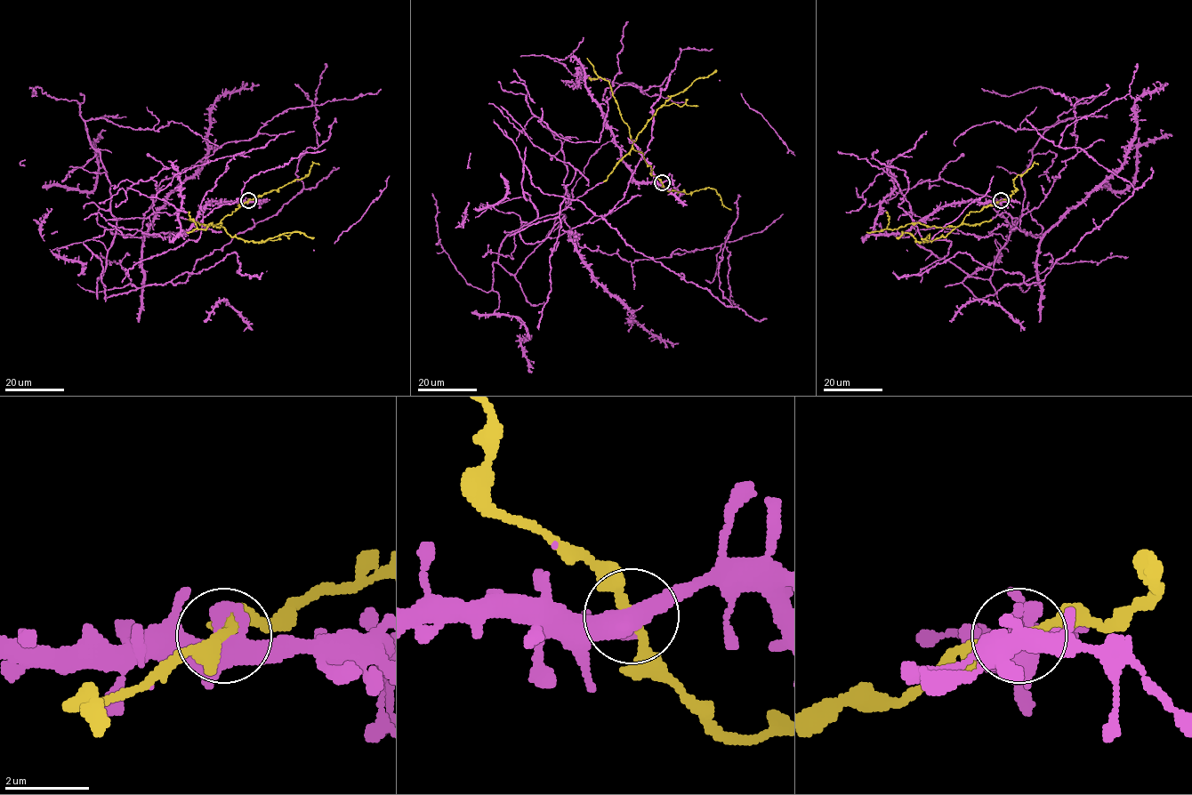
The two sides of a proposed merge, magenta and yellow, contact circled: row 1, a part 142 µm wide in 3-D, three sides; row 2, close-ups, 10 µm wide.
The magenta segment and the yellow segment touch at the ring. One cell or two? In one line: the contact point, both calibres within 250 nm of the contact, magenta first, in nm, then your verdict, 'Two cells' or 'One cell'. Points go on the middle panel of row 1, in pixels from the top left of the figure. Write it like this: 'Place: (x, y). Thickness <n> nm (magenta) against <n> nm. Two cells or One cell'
Place: (662, 182). Thickness 440 nm (magenta) against 220 nm. One cell

